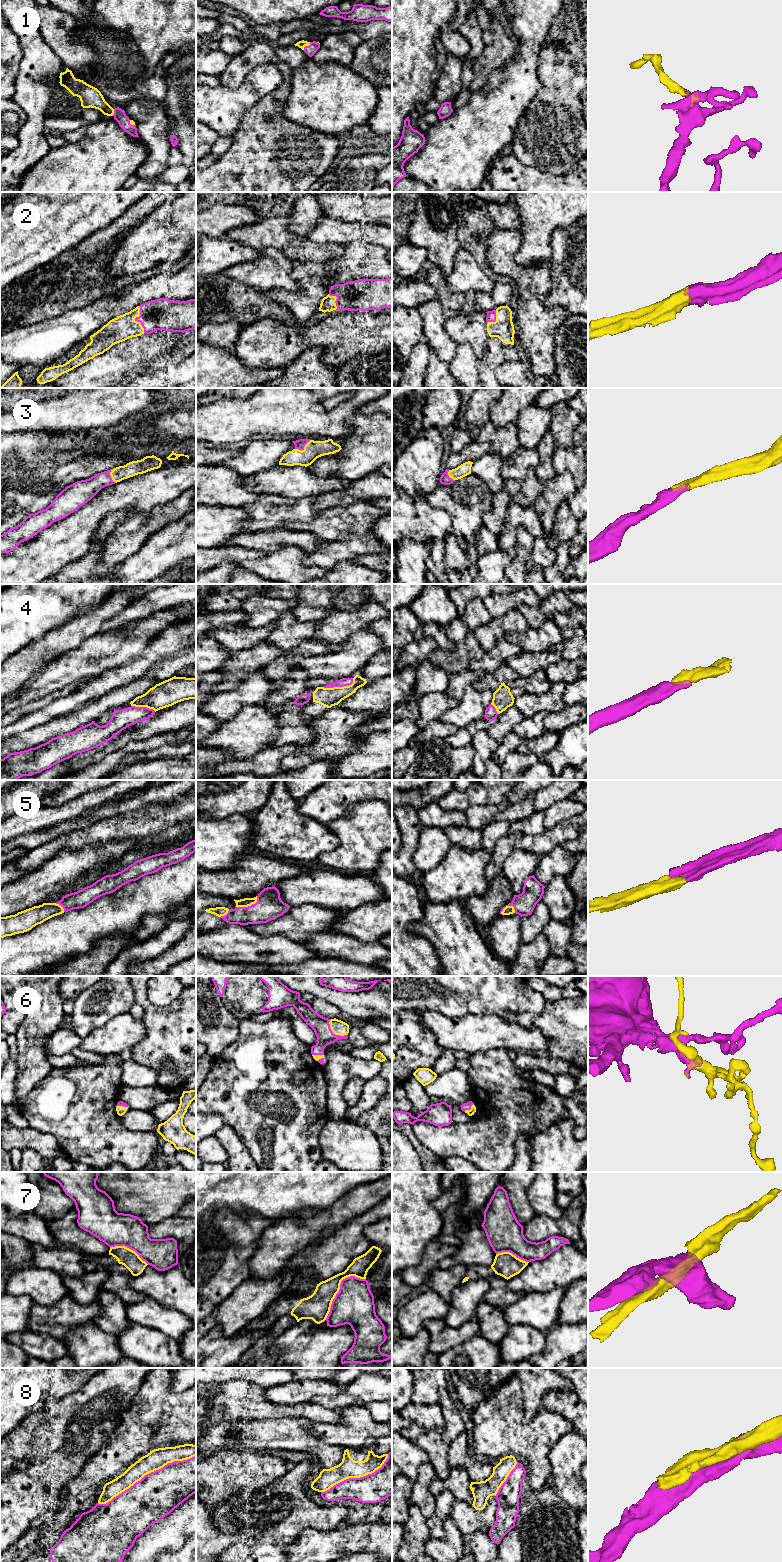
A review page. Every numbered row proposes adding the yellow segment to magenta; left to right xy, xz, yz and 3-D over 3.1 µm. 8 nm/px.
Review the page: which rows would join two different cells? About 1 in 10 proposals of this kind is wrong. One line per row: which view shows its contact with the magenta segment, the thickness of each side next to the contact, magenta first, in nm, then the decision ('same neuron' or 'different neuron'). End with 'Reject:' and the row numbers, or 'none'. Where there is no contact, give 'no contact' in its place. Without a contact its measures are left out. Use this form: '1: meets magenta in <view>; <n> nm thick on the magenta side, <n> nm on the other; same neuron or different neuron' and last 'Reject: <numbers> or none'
1: meets magenta in xz; 90 nm thick on the magenta side, 60 nm on the other; same neuron
2: meets magenta in xy; 260 nm thick on the magenta side, 200 nm on the other; same neuron
3: meets magenta in xz; 80 nm thick on the magenta side, 140 nm on the other; same neuron
4: meets magenta in xz; 70 nm thick on the magenta side, 160 nm on the other; same neuron
5: meets magenta in xz; 220 nm thick on the magenta side, 70 nm on the other; same neuron
6: meets magenta in xz; 140 nm thick on the magenta side, 120 nm on the other; same neuron
7: meets magenta in xz; 320 nm thick on the magenta side, 200 nm on the other; different neuron
8: meets magenta in xy; 360 nm thick on the magenta side, 160 nm on the other; different neuron
Reject: 7, 8

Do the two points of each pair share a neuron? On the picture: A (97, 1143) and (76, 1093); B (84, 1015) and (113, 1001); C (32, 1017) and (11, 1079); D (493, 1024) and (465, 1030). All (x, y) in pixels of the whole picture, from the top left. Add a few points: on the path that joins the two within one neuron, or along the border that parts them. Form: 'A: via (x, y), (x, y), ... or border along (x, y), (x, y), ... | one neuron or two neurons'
A: via (89, 1131), (84, 1120), (76, 1112), (76, 1105) | one neuron
B: via (89, 1011), (105, 1001) | one neuron
C: border along (16, 1040), (16, 1088) | two neurons
D: via (486, 1028), (472, 1030) | one neuron

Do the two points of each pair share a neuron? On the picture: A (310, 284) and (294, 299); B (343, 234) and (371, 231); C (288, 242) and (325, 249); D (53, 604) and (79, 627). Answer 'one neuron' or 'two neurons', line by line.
A: one neuron
B: one neuron
C: one neuron
D: two neurons

